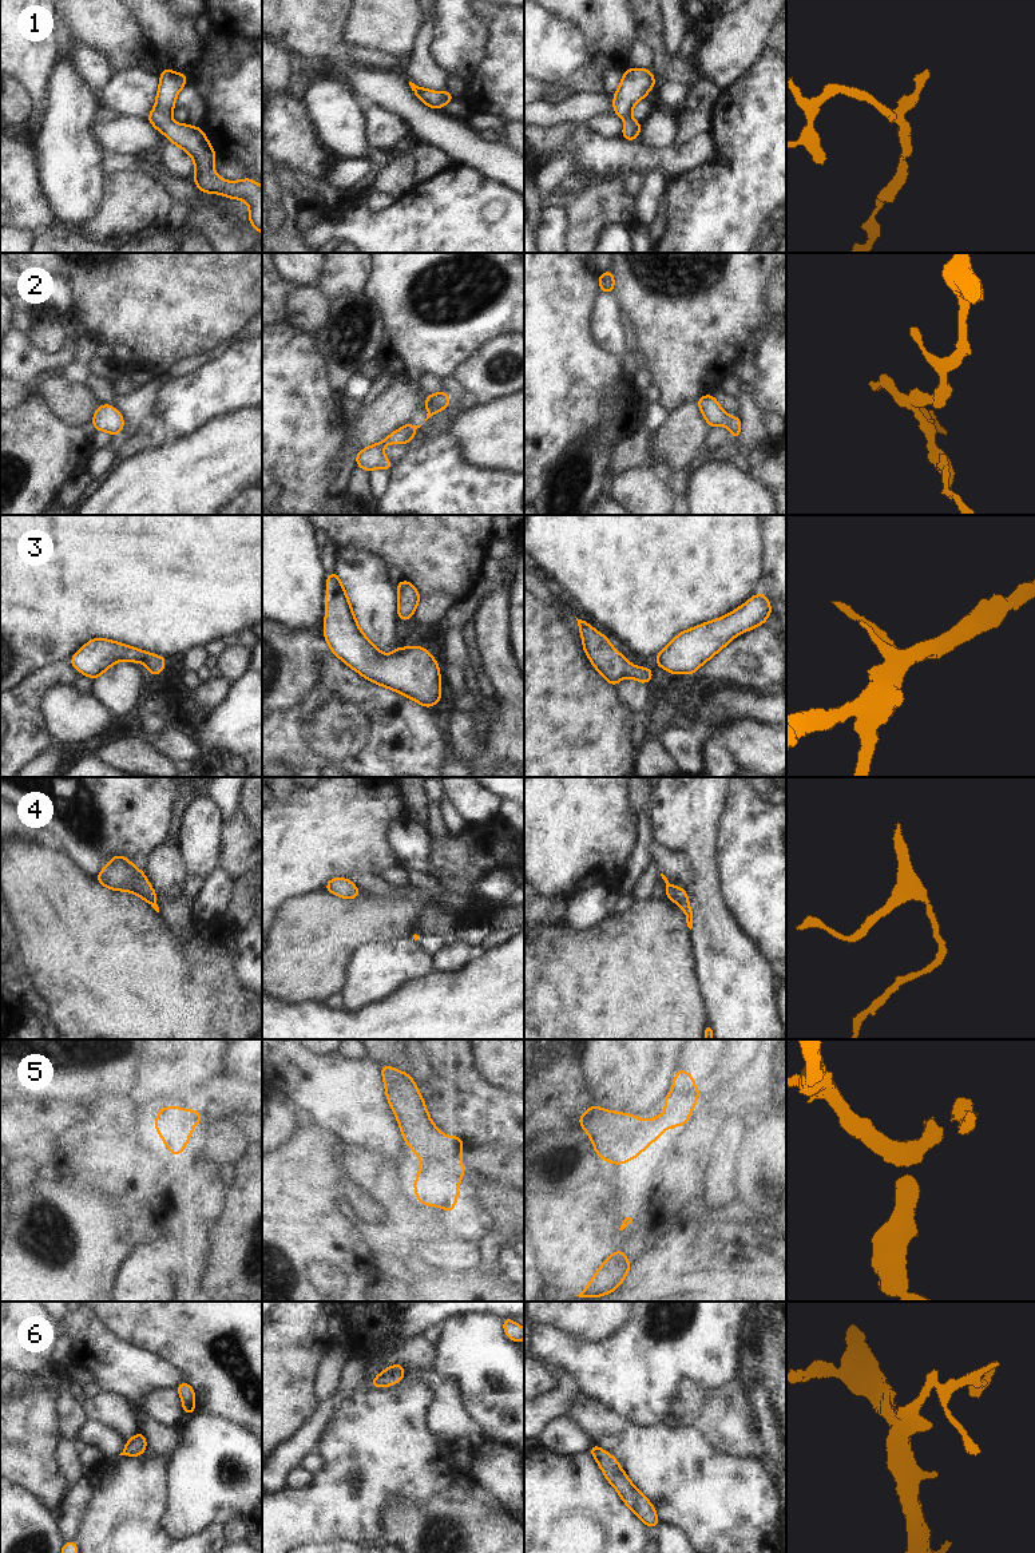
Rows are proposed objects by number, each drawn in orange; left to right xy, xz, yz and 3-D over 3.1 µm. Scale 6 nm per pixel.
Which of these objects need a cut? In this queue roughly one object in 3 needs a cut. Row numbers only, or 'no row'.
no row

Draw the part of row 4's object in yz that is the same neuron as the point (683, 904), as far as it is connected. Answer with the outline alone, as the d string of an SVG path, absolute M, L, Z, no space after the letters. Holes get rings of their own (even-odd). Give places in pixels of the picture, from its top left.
M661 873L661 876L666 883L667 900L679 904L679 907L685 912L687 927L691 930L693 928L693 911L691 911L691 907L690 907L690 903L689 903L689 899L687 899L686 890L677 887L677 886L671 886L669 883L667 877L663 873Z

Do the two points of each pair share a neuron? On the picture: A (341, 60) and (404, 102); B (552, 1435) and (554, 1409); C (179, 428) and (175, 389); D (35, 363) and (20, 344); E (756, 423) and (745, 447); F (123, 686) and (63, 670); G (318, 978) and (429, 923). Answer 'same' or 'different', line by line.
A: same
B: different
C: same
D: same
E: same
F: different
G: different

